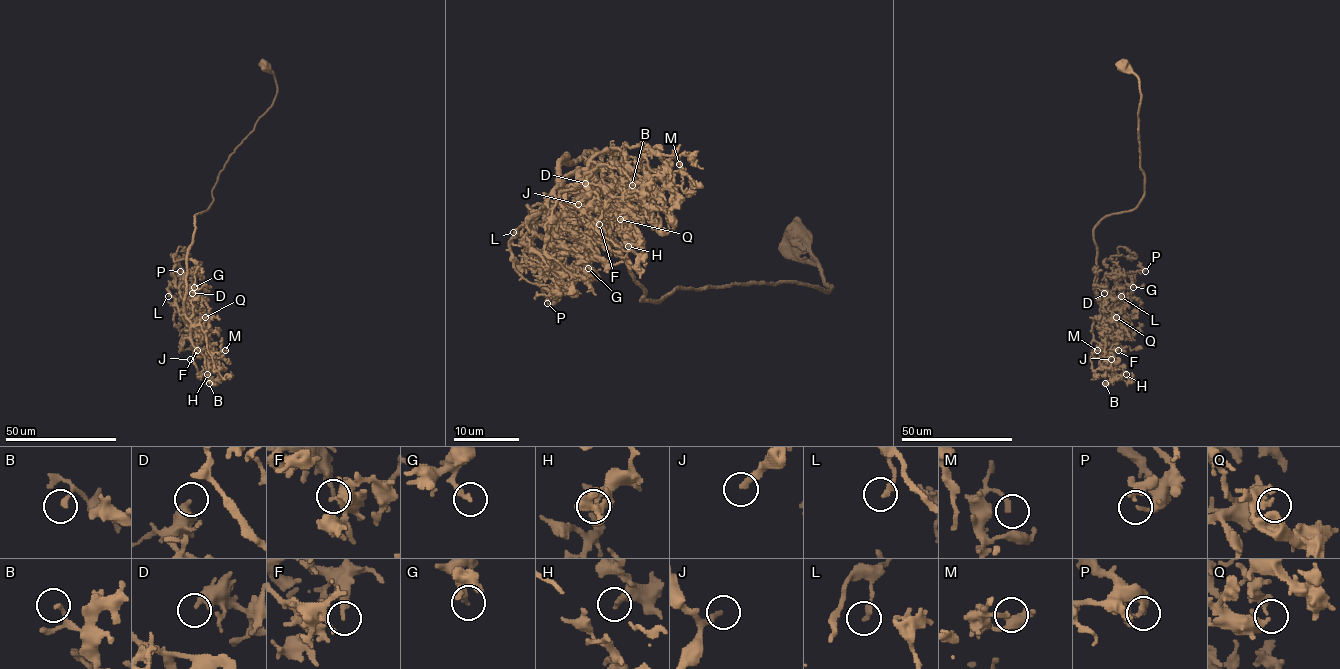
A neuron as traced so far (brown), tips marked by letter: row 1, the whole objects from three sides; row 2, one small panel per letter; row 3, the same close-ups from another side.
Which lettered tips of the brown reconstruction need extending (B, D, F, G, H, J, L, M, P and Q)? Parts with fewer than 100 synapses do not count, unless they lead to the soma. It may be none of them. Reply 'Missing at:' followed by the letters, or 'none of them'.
Missing at: J

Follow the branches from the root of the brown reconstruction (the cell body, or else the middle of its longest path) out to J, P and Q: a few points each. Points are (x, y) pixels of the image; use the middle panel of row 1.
J: (799, 238), (828, 290), (643, 300), (591, 152), (560, 162), (563, 181), (591, 173), (578, 204)
P: (799, 238), (828, 290), (643, 300), (591, 152), (567, 155), (523, 230), (555, 273), (547, 303)
Q: (799, 238), (828, 290), (643, 300), (591, 152), (567, 155), (560, 178), (583, 172), (620, 219)

